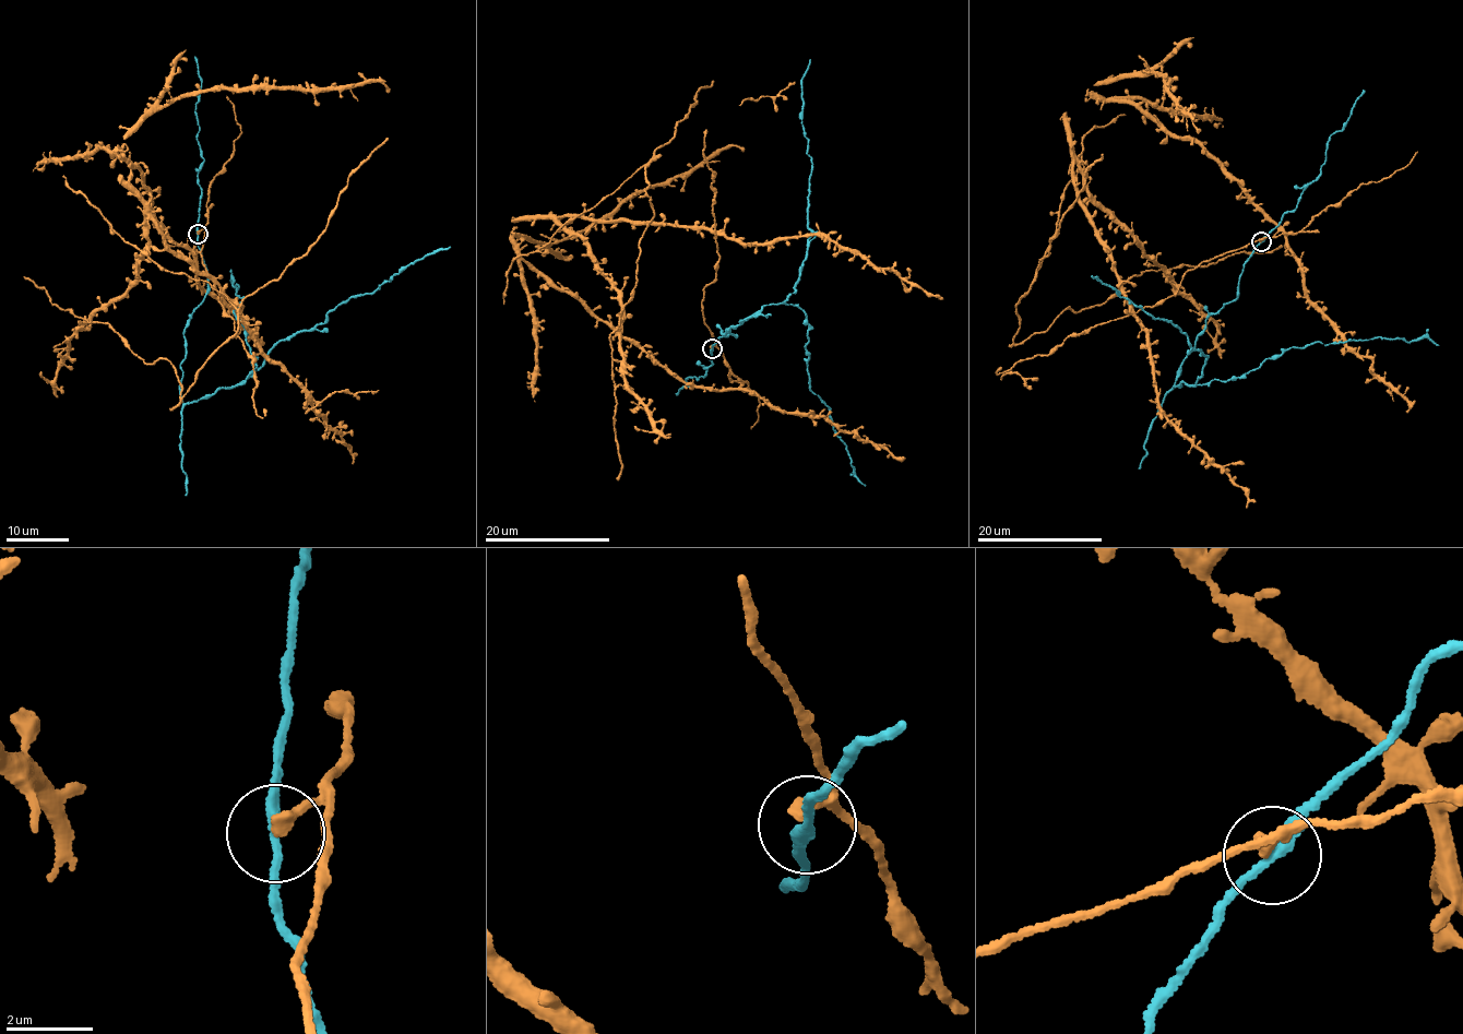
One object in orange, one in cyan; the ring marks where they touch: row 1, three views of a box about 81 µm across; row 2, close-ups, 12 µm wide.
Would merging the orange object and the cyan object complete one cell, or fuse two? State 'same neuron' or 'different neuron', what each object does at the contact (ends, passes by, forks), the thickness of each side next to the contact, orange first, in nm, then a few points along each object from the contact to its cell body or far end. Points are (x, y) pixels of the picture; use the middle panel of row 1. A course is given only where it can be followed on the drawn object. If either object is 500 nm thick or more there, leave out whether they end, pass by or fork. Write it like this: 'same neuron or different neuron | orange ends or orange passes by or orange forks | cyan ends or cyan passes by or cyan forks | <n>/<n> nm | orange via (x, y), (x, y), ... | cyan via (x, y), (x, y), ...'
same neuron | orange ends | cyan passes by | 320/240 nm | orange via (712, 347), (712, 233), (596, 222), (584, 236), (623, 306), (611, 358), (659, 155), (515, 259), (503, 304) | cyan via (712, 349), (736, 337), (721, 332), (785, 302), (801, 270), (811, 232), (800, 117), (810, 59)

